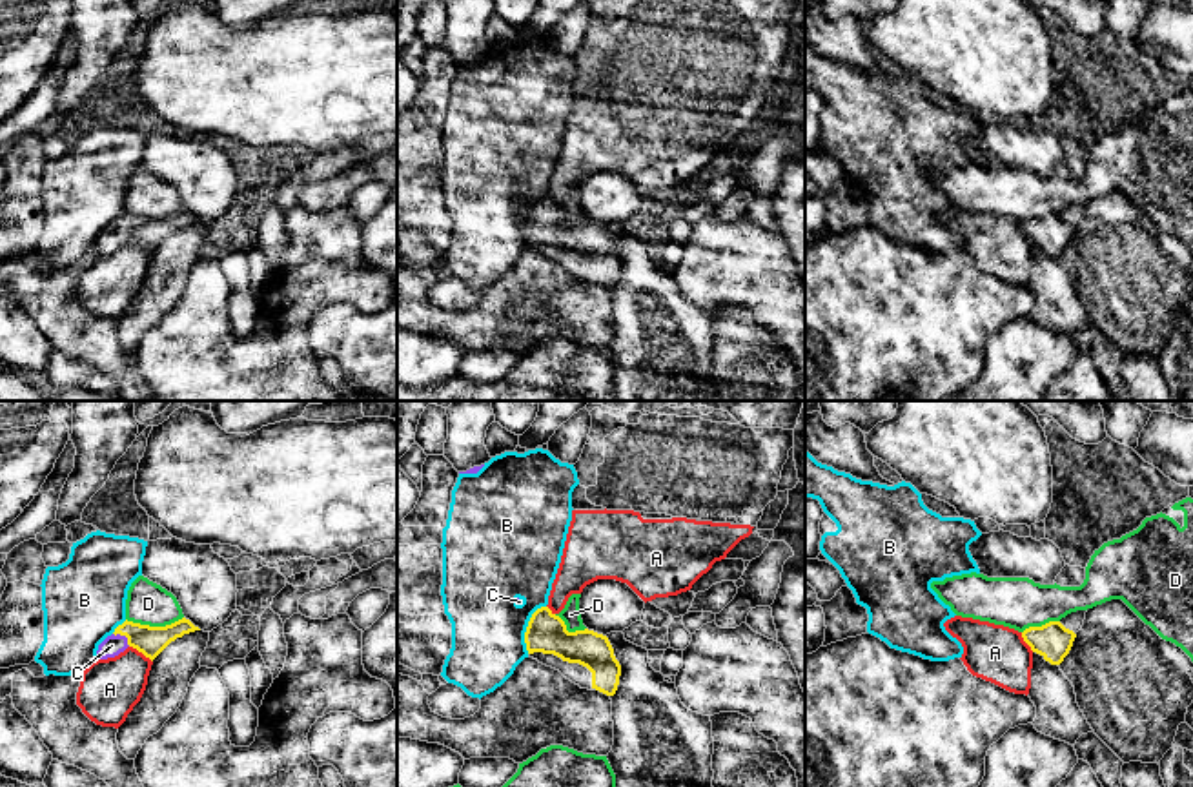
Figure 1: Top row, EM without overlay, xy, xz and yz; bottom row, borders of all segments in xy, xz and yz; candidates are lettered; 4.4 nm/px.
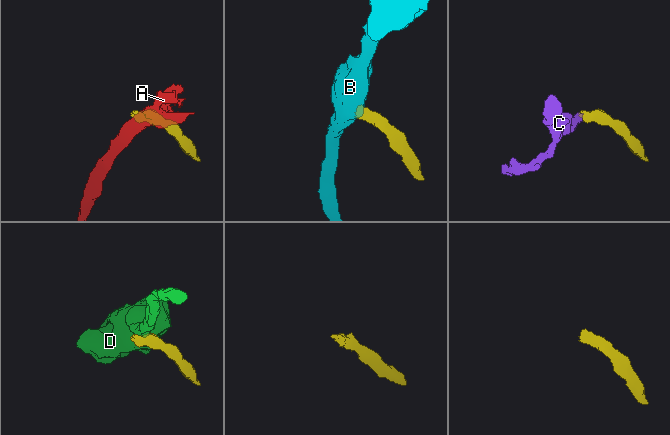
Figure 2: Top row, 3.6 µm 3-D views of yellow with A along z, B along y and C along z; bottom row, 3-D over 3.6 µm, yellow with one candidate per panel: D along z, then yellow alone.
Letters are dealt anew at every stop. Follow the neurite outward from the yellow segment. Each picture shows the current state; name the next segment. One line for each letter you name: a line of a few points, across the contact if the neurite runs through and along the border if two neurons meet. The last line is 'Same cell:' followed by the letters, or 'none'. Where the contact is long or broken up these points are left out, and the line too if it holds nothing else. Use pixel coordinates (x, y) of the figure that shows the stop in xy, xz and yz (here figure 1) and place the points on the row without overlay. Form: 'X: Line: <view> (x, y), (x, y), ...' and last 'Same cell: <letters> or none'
C: Line: xy (148, 232), (124, 226), (112, 237)
Same cell: C

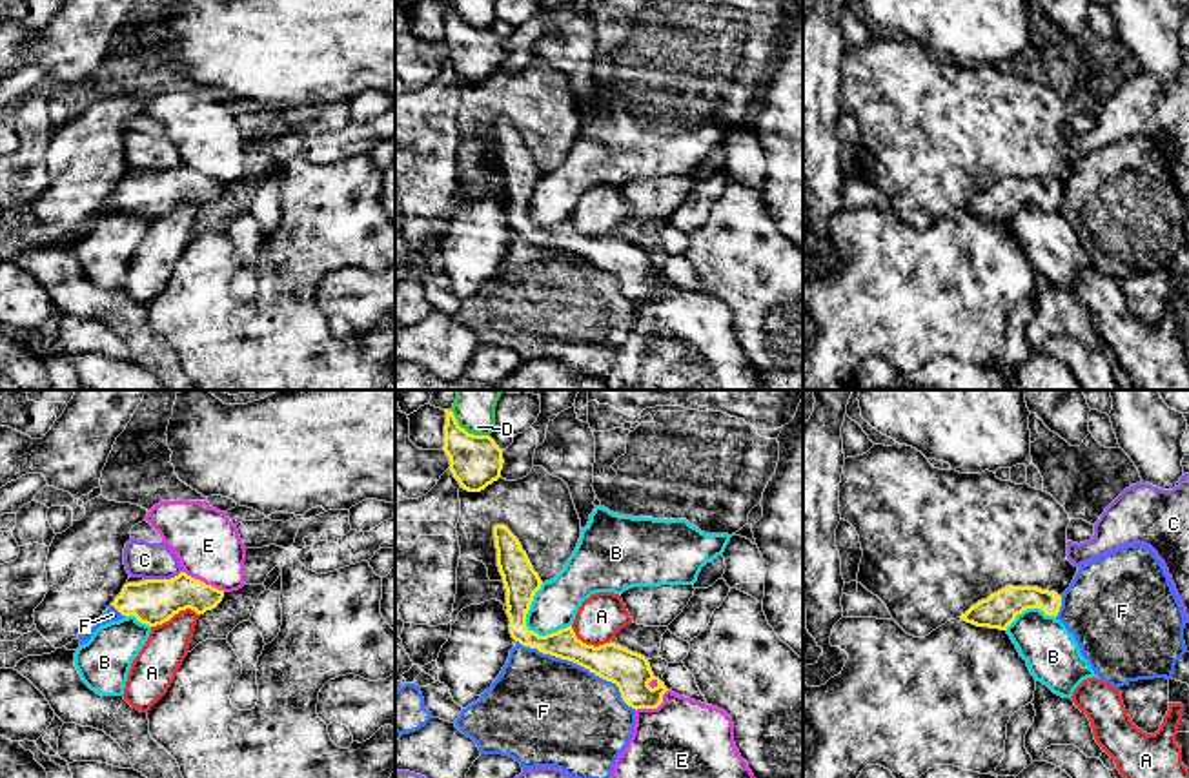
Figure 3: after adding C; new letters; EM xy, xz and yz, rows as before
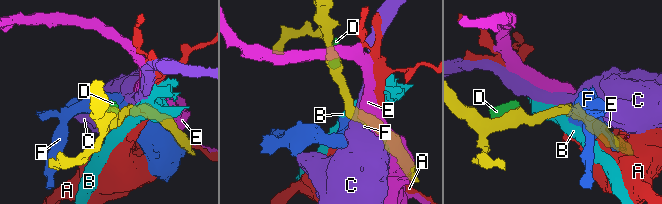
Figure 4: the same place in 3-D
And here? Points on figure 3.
Same cell: none

